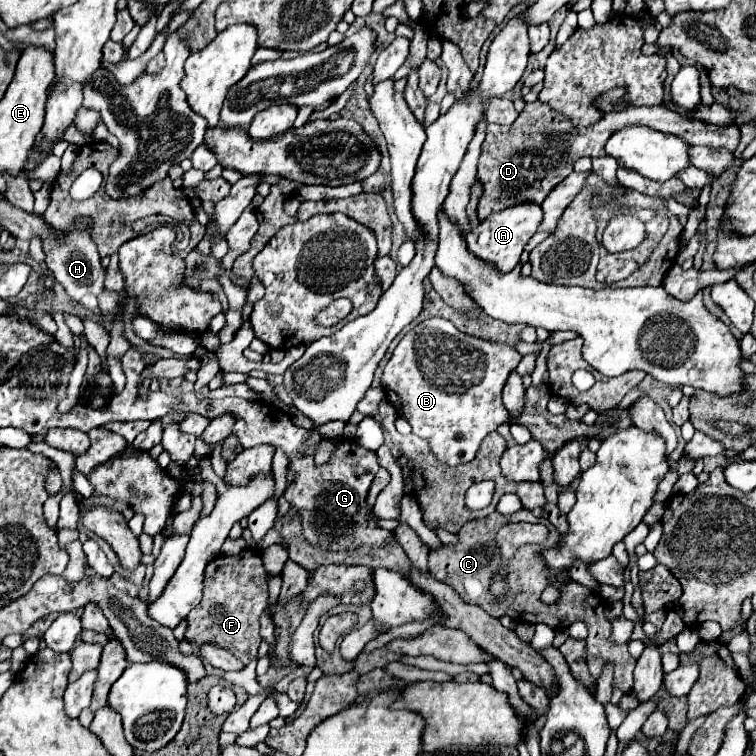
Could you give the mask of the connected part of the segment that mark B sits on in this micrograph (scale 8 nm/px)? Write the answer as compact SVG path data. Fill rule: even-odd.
M426 319L402 337L398 347L388 361L382 385L390 403L396 407L398 415L408 419L412 425L412 433L426 439L432 447L432 453L446 465L460 465L474 459L482 439L496 431L498 425L508 423L510 415L502 405L502 389L506 385L506 377L518 367L522 355L500 341L484 341L478 337L470 337L458 331L446 319Z

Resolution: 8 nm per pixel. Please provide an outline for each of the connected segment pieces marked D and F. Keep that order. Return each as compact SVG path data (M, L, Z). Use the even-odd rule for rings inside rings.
M540 101L526 103L524 111L512 125L488 125L486 129L486 141L478 163L478 181L482 183L482 197L476 209L478 221L484 221L488 215L498 213L510 205L518 205L522 201L534 201L540 205L544 197L572 173L576 159L604 157L604 145L610 133L628 125L646 125L650 129L682 137L690 145L728 147L730 151L738 147L740 139L740 129L736 125L714 127L702 121L686 121L684 117L678 117L678 113L664 109L664 105L658 105L654 109L628 107L620 113L606 113L606 117L602 117L602 121L594 123L592 127L574 129L570 121L566 121L564 117L554 117L554 113L550 113L550 109Z
M246 547L238 555L220 555L206 565L206 585L200 605L186 617L186 641L218 645L248 665L260 645L260 615L268 605L268 573L256 549Z

